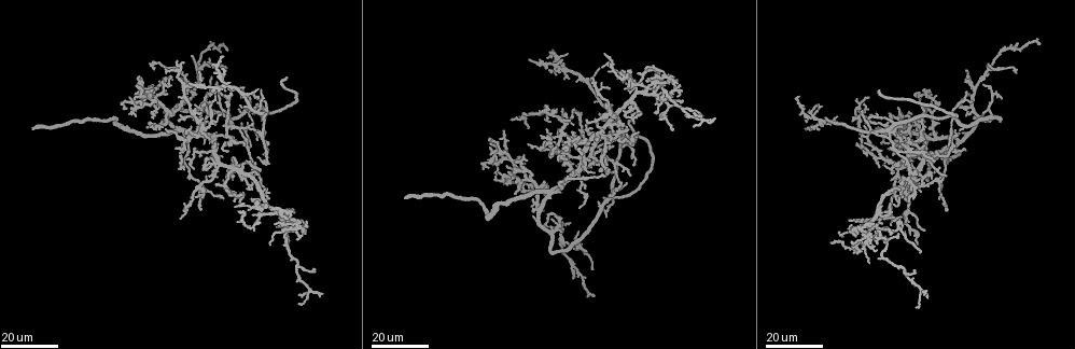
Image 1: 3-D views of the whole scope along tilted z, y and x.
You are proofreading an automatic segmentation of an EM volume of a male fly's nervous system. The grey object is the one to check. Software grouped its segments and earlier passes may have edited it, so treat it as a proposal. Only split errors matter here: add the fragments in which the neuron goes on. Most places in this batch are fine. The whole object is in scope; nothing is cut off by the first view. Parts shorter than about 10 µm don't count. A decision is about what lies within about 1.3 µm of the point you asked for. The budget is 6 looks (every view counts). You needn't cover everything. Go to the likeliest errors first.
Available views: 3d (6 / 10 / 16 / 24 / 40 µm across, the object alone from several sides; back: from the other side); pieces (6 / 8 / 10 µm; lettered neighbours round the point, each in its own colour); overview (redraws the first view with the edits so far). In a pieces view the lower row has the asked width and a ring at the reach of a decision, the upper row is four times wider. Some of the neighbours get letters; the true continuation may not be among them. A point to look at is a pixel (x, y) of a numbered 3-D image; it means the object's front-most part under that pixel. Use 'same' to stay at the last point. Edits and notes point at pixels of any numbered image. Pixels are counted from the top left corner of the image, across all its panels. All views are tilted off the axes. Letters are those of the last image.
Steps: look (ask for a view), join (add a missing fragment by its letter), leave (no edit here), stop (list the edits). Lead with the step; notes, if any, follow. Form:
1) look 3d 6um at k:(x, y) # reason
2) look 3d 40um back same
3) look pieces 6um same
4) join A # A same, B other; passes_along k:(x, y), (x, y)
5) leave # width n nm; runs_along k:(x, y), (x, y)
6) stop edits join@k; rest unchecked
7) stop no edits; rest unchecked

look 3d 16um at 1:(32, 127) # branch stops here

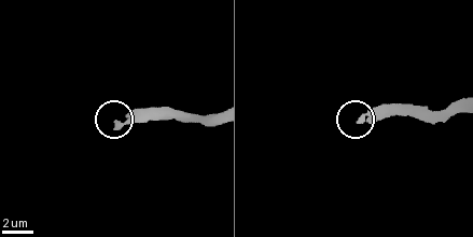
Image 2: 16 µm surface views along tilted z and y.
look pieces 6um at 2:(357, 121)

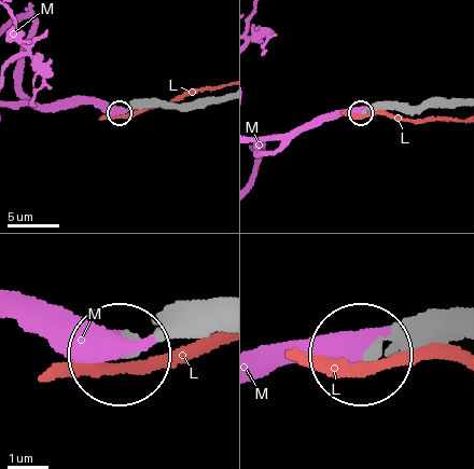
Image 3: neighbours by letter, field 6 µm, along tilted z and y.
join M # width 300 nm; L other, M same; passes_along 3:(150, 104), (121, 109), (88, 104), (17, 104); it goes on there

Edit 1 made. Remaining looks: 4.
look overview

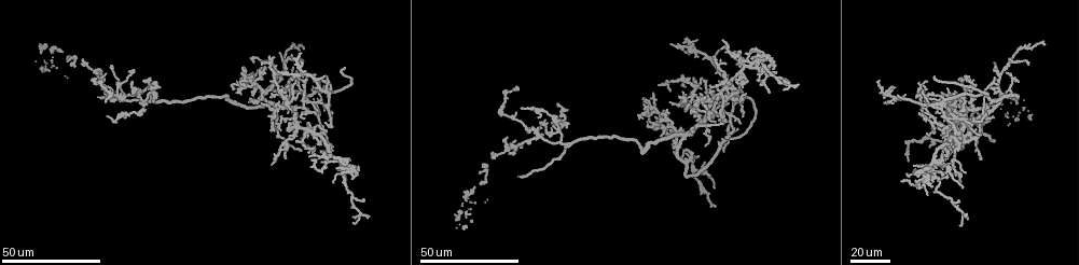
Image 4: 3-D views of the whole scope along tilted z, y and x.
look 3d 40um at 4:(936, 76) # free end

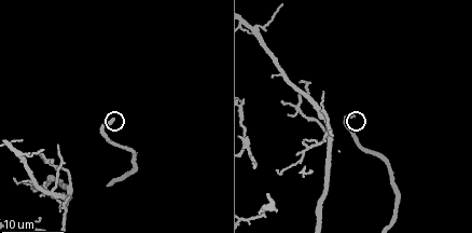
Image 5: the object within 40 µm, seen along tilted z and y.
look pieces 6um at 5:(353, 114) # see the neighbours

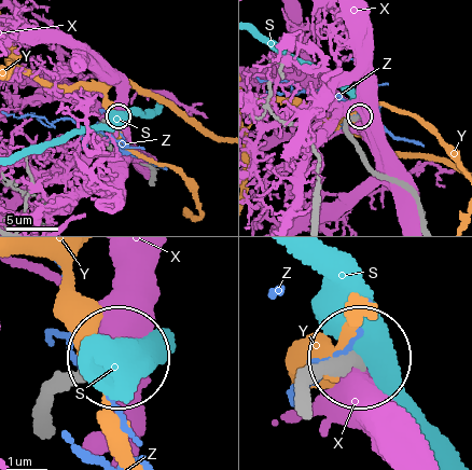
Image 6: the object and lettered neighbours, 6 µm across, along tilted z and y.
leave # S other, X other, Y other, Z other; runs_along 6:(309, 387), (358, 357); none of them fits

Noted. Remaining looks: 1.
stop edits join@3; rest unchecked

